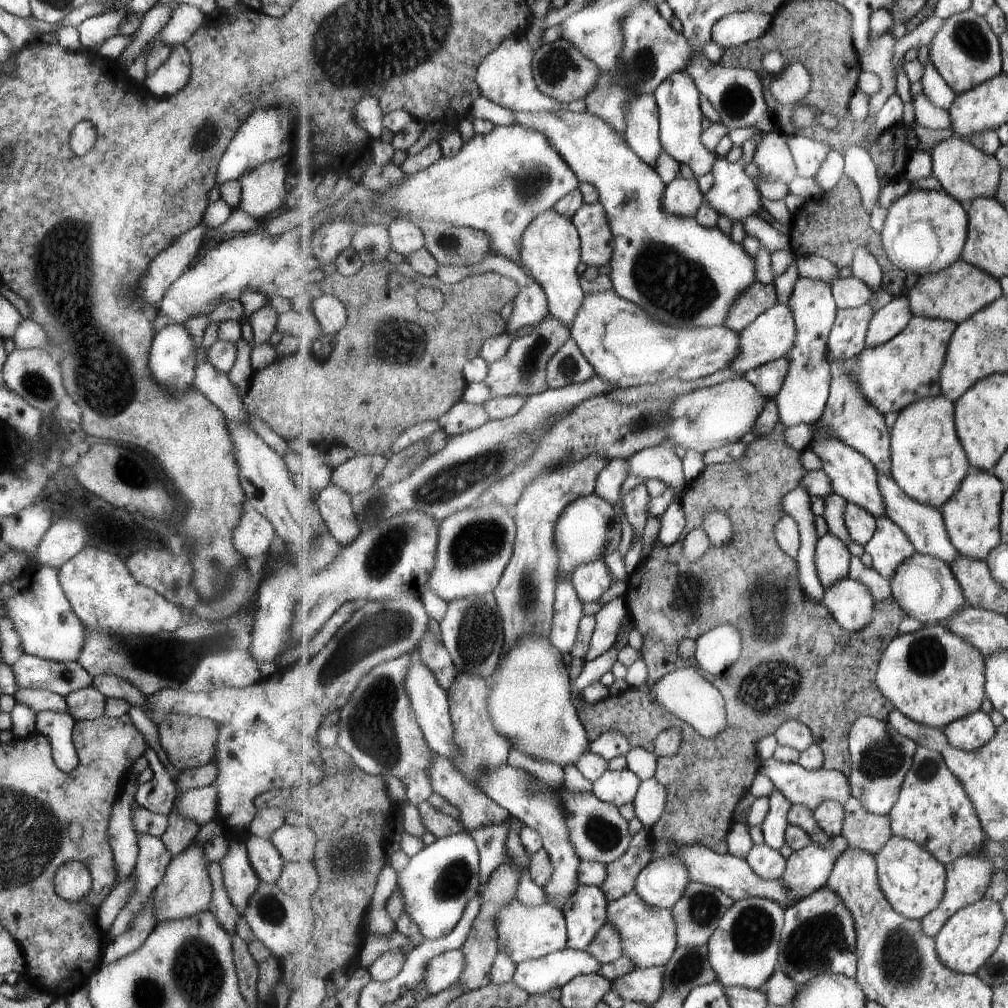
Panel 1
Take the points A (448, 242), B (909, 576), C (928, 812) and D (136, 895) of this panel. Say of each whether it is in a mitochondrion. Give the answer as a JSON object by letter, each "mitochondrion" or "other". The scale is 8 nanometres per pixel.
{"A":"mitochondrion","B":"other","C":"other","D":"other"}

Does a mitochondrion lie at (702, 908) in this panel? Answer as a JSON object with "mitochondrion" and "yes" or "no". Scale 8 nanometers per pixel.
{"mitochondrion":"yes"}

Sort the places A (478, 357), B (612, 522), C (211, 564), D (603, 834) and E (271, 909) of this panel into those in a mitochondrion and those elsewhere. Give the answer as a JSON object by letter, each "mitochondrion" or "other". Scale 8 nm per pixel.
{"A":"other","B":"other","C":"mitochondrion","D":"mitochondrion","E":"mitochondrion"}

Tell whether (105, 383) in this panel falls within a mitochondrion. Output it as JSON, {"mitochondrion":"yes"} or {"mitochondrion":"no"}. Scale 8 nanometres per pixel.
{"mitochondrion":"yes"}

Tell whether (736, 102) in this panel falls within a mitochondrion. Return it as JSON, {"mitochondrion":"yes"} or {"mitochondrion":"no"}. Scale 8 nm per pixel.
{"mitochondrion":"yes"}

